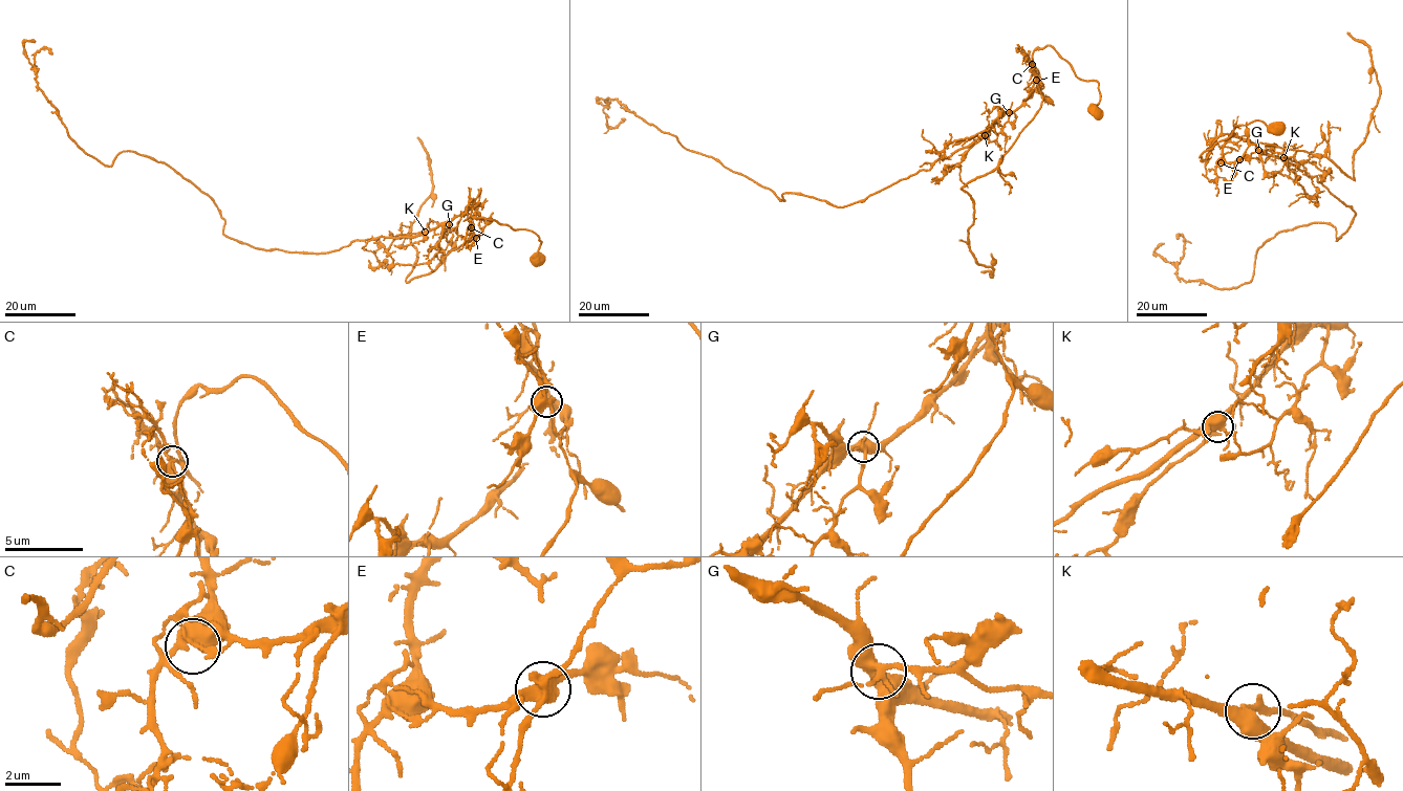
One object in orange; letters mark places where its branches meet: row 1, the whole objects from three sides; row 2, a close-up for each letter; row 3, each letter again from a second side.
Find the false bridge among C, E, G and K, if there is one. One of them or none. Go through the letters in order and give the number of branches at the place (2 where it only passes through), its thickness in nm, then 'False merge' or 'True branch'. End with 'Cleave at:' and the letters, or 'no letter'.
C: Branches: 4. Thickness 280 nm. True branch
E: Branches: 4. Thickness 400 nm. False merge
G: Branches: 4. Thickness 320 nm. True branch
K: Branches: 4. Thickness 420 nm. True branch
Cleave at: E

